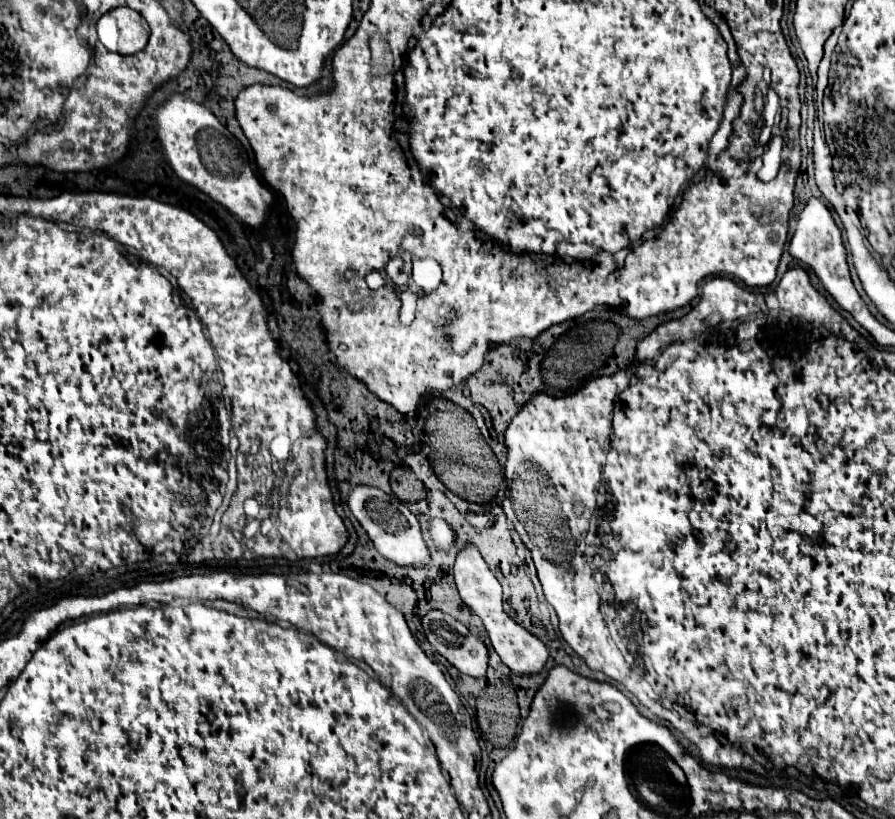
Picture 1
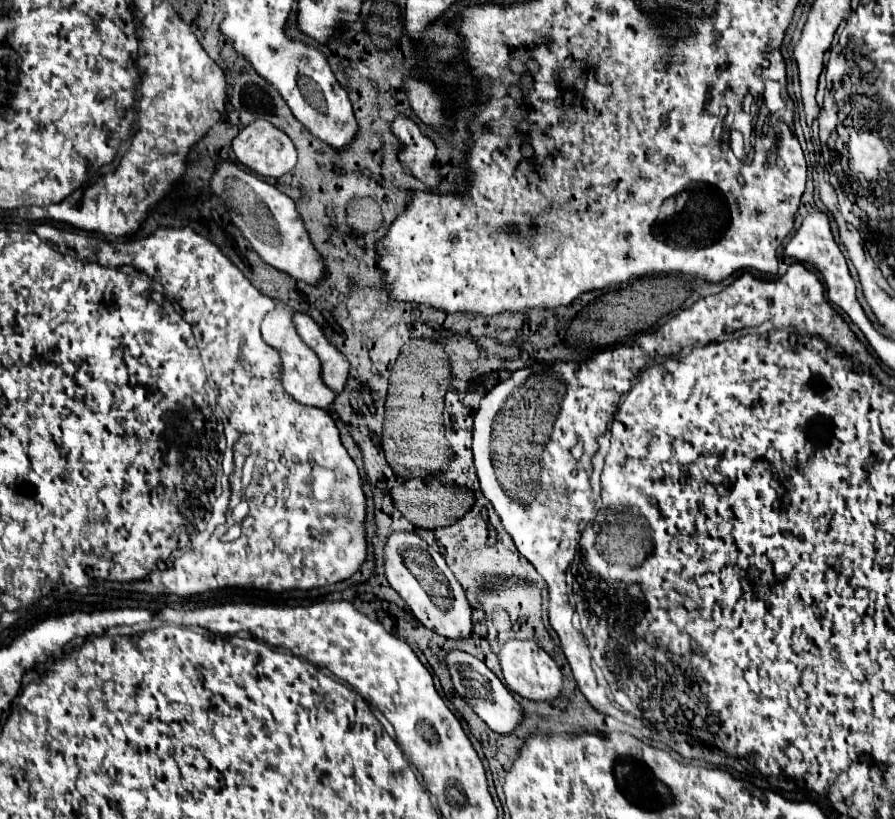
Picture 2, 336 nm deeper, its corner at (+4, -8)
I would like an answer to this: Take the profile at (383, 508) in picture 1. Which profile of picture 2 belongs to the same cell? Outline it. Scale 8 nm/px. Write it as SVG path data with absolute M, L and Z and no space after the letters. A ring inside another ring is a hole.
M416 532L390 534L384 546L384 576L426 628L446 638L470 636L472 608L464 596L464 590L450 572L442 554L438 554L420 534Z

